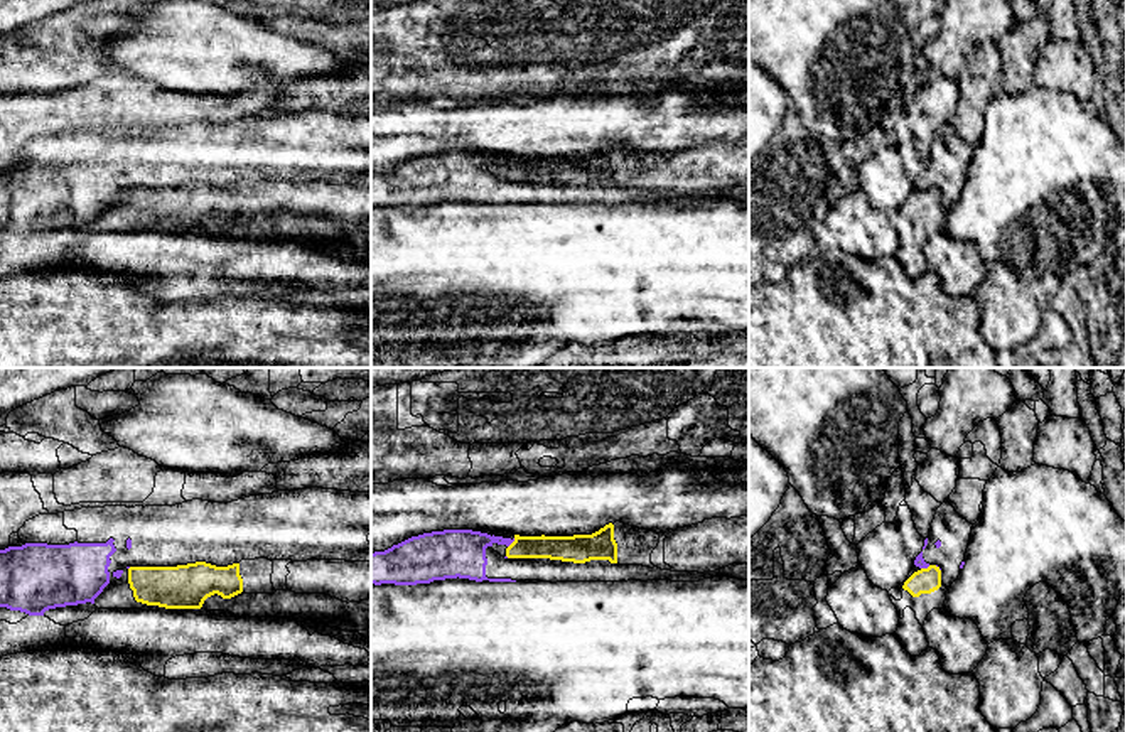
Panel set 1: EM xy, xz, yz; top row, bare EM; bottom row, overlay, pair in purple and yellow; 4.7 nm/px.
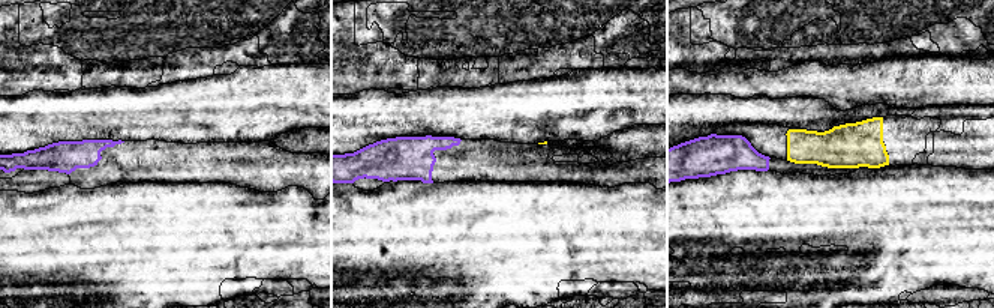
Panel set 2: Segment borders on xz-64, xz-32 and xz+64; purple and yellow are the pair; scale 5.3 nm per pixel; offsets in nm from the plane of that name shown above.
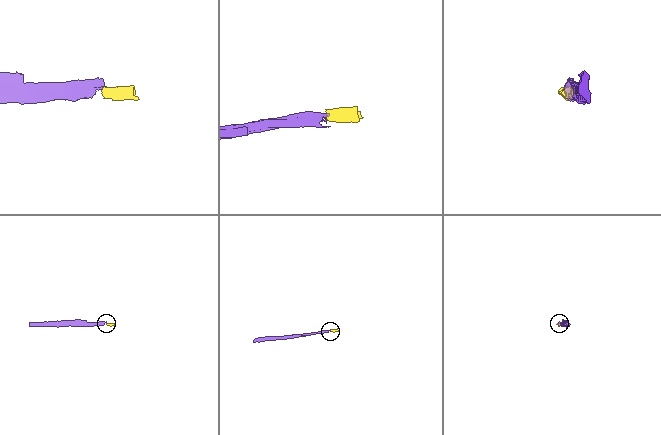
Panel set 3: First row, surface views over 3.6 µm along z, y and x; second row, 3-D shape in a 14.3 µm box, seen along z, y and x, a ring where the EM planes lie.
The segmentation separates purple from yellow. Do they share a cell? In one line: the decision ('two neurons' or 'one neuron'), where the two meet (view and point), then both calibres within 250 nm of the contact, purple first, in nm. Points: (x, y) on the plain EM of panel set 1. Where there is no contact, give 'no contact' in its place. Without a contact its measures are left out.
two neurons | xz (511, 164) | 220/110 nm

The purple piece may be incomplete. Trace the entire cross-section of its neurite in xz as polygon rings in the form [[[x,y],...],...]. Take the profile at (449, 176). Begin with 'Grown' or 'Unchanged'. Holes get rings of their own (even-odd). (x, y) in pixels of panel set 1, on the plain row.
Grown. [[[444,152],[412,159],[385,174],[371,175],[371,206],[417,207],[445,201],[476,204],[698,204],[713,199],[749,202],[749,187],[734,186],[715,194],[671,194],[658,189],[619,187],[609,182],[585,186],[550,180],[504,180],[491,169],[509,169],[514,160],[472,152]]]

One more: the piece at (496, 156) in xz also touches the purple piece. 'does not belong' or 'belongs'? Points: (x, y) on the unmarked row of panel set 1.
does not belong

